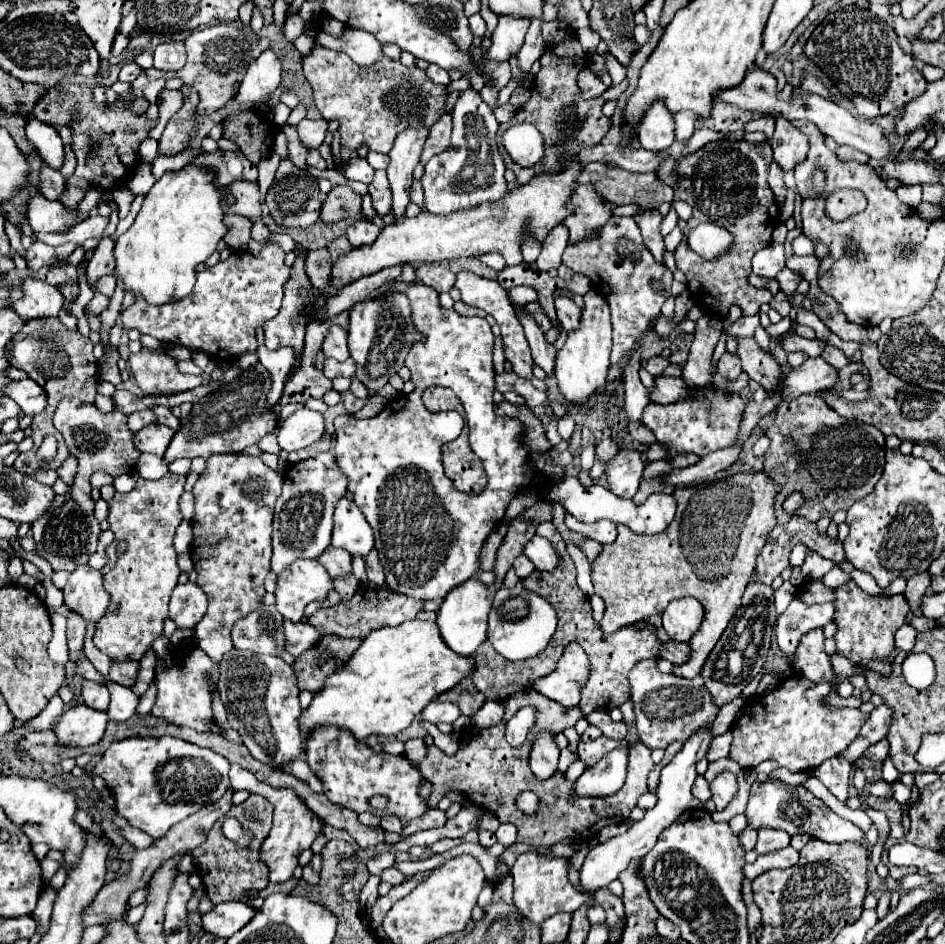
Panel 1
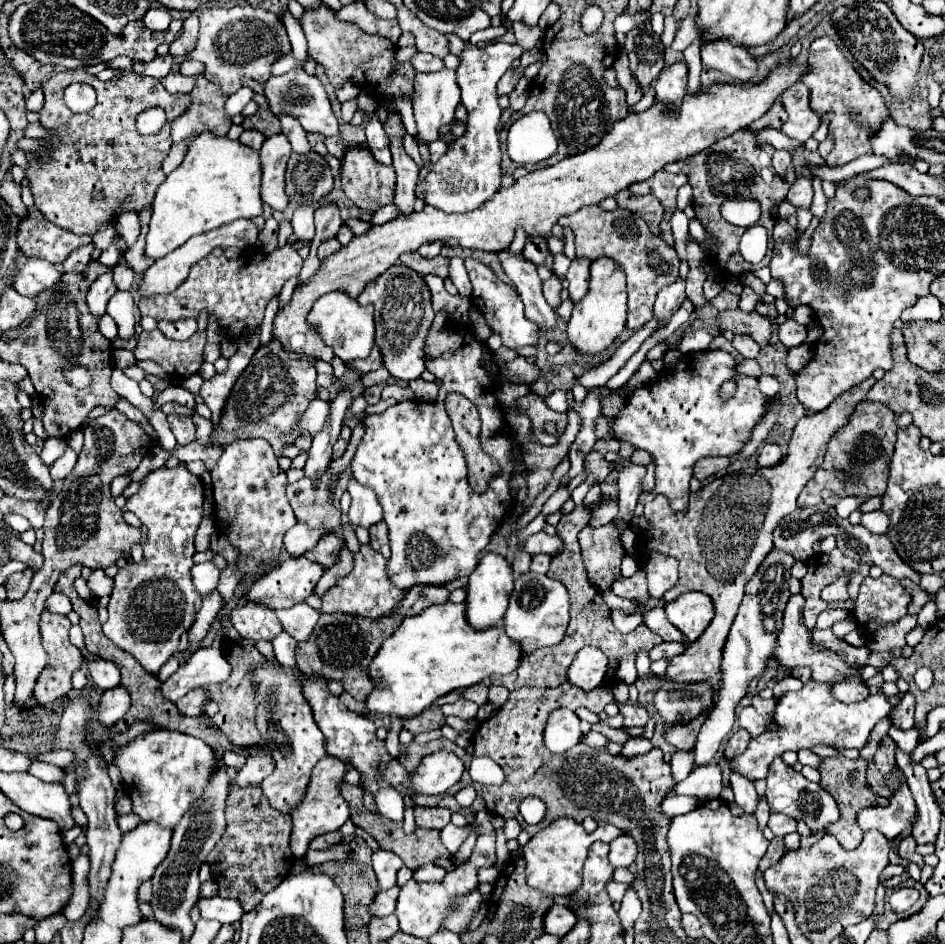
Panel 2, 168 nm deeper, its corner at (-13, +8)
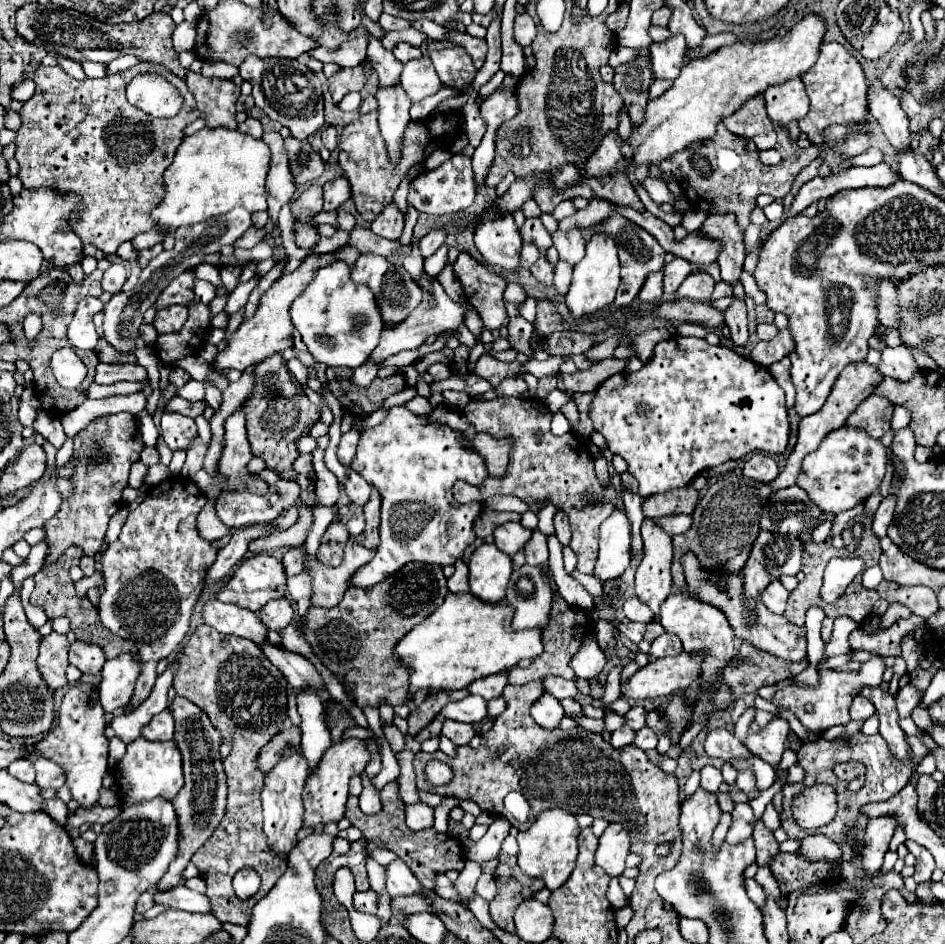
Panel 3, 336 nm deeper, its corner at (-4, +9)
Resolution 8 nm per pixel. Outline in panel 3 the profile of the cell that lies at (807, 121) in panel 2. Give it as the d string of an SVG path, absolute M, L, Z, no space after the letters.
M793 78L789 82L783 82L781 86L769 86L763 92L763 98L767 104L769 118L783 126L807 114L809 98L805 94L805 86L801 78Z

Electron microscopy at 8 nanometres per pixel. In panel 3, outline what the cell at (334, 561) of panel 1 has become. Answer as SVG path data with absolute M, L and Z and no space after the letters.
M289 548L285 554L283 554L283 566L285 566L285 572L287 576L295 576L303 570L303 550L301 548Z

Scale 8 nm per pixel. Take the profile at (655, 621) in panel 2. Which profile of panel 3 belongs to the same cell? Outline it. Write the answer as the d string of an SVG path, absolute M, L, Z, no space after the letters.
M635 596L623 600L623 612L631 622L649 624L653 620L651 610L647 610L647 606L643 606L643 602L639 602L639 598L635 598Z

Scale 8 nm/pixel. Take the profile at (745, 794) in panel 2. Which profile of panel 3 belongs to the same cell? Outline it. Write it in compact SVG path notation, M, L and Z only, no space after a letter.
M737 804L733 810L733 822L731 828L727 832L727 842L729 844L739 844L747 838L753 836L753 824L755 824L755 816L749 804Z

